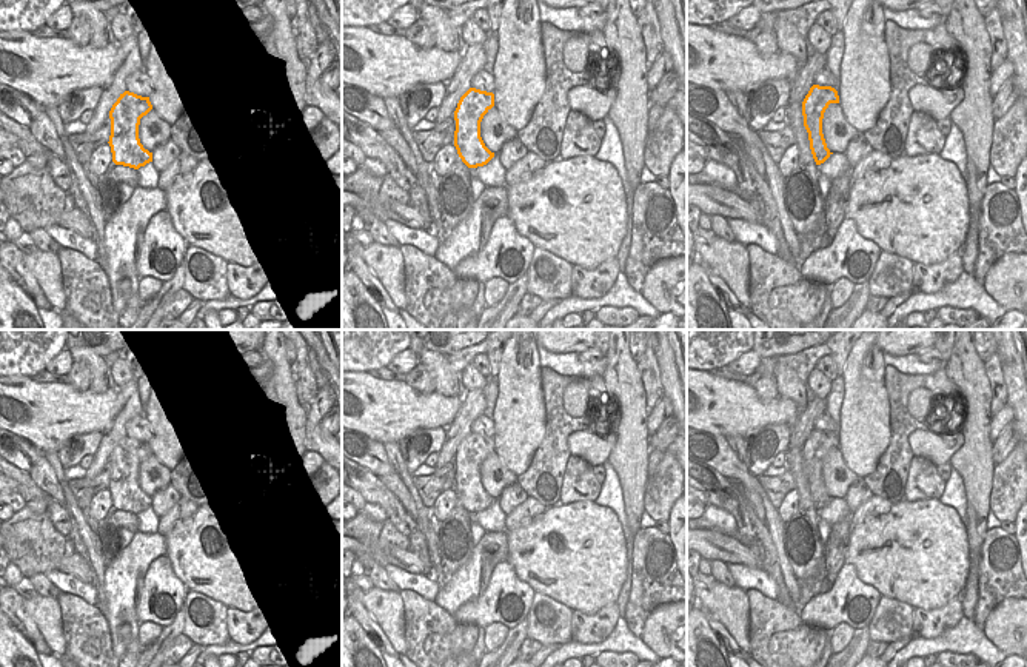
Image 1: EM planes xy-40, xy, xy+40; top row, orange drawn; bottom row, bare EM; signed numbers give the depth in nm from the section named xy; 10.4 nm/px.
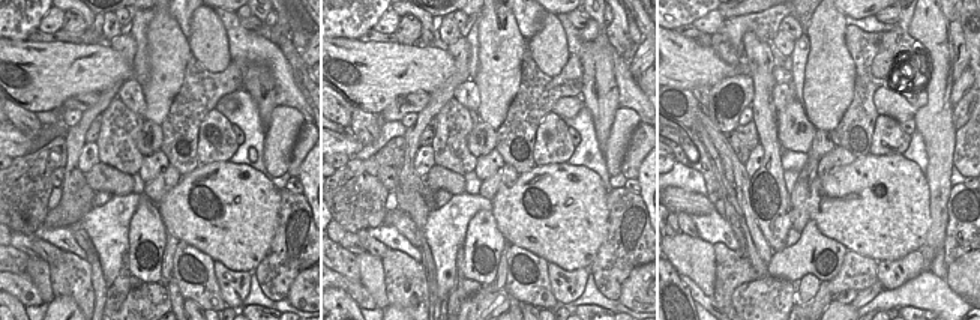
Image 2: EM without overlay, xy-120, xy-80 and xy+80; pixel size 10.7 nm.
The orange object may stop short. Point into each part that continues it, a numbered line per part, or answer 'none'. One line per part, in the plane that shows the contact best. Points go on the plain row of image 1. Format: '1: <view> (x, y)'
none

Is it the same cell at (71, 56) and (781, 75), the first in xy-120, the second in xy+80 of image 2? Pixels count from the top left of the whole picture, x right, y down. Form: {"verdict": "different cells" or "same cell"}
{"verdict": "different cells"}

